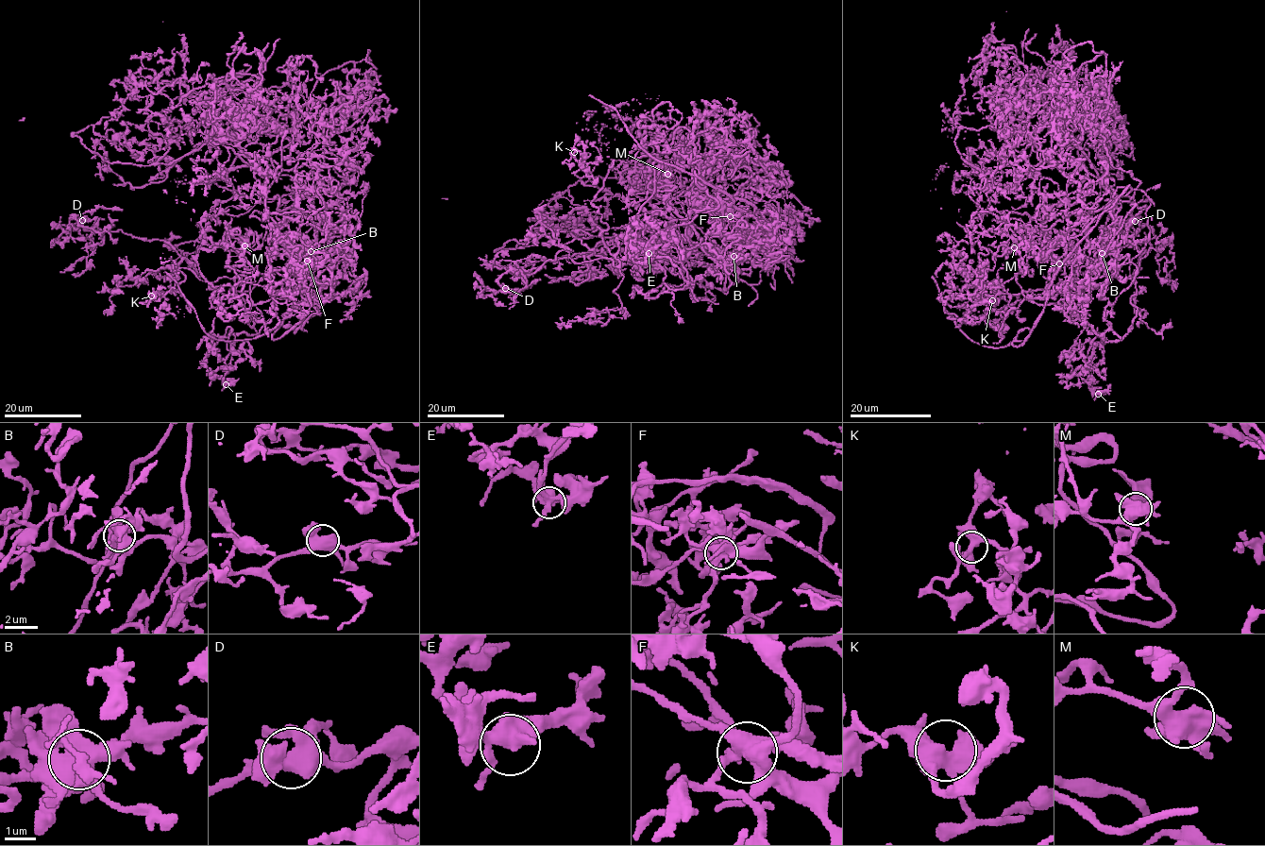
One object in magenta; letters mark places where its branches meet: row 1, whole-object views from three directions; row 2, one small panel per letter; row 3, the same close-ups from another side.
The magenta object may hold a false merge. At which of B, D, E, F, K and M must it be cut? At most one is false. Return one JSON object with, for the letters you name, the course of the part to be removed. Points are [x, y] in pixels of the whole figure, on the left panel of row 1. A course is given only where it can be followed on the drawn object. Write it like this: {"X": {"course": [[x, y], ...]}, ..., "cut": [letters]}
{"F": {"course": [[307, 261], [317, 270], [308, 289], [310, 308], [275, 340], [283, 322], [247, 340], [209, 336], [165, 272]]}, "cut": ["F"]}

